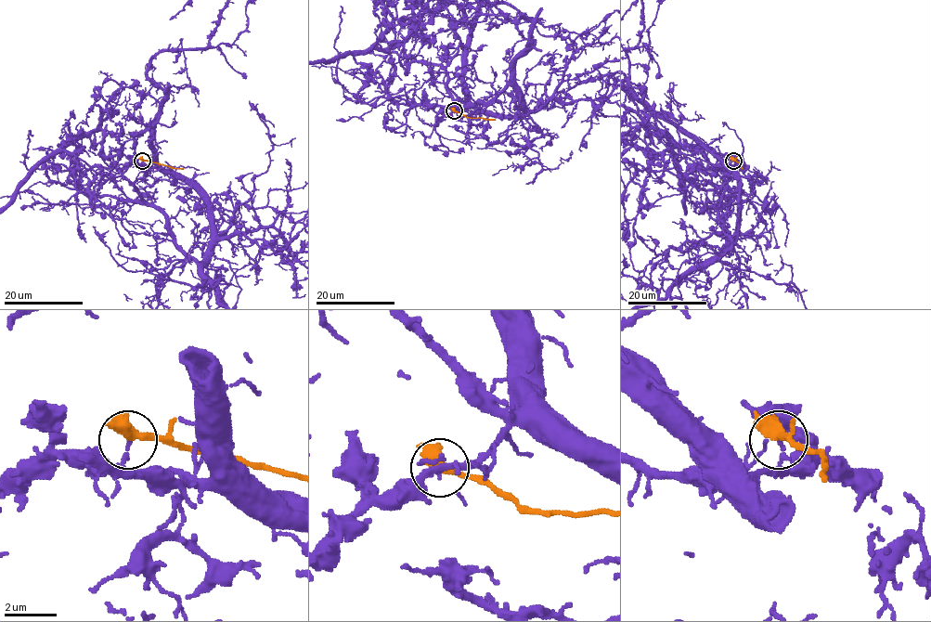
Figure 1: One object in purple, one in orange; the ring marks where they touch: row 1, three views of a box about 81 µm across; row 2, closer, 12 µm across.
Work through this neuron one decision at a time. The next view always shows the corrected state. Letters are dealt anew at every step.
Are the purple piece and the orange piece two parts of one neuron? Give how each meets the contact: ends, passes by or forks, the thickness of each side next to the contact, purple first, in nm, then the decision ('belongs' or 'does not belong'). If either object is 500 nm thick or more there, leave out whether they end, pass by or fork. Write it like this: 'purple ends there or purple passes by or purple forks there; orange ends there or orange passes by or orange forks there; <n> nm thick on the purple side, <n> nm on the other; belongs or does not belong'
purple ends there; orange forks there; 160 nm thick on the purple side, 320 nm on the other; does not belong

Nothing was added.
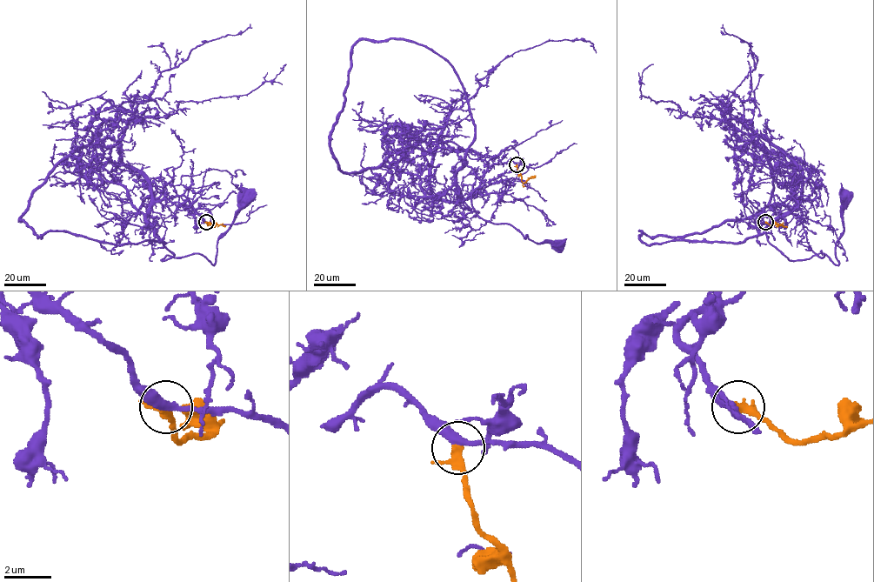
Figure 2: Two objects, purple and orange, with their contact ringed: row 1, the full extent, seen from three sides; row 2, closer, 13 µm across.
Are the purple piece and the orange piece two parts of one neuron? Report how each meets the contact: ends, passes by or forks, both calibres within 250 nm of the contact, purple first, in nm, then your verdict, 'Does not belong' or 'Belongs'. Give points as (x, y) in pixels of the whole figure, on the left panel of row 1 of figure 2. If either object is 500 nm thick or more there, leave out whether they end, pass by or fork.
At the ring purple passes by. At the ring orange passes by. Thickness 340 nm (purple) against 280 nm. Belongs

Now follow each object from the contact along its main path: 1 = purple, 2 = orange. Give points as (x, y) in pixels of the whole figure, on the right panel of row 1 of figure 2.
1: (764, 223), (766, 206), (795, 199), (766, 228), (768, 241), (790, 260), (824, 253), (837, 264), (847, 197)
2: (765, 223), (783, 225), (776, 226)

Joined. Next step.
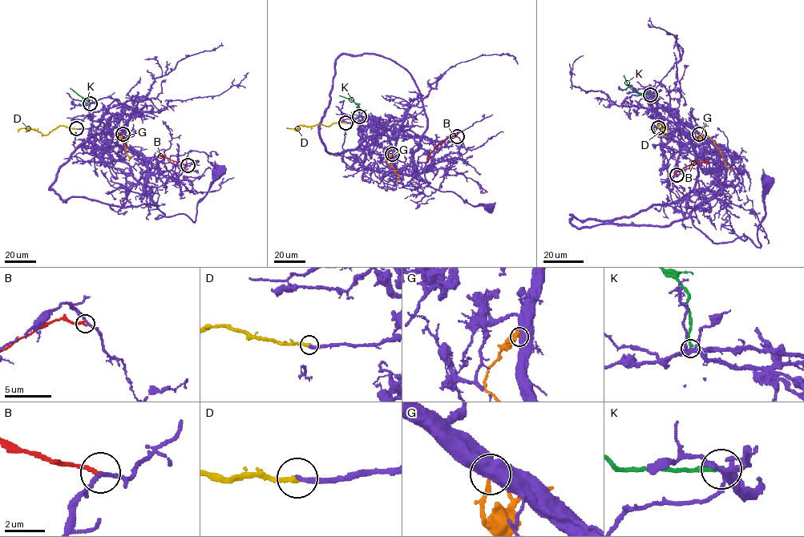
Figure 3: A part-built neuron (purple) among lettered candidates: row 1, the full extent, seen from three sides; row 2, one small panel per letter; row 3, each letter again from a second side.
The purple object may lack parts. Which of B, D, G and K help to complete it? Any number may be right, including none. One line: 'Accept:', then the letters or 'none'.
Accept: D

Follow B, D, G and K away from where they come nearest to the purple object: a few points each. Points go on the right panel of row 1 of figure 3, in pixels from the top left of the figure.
B: (676, 174), (678, 170), (696, 162), (709, 160)
D: (658, 127), (662, 123), (660, 132), (663, 135), (661, 128), (665, 129), (665, 127), (664, 131)
G: (699, 134), (698, 139), (702, 136), (710, 137), (719, 150), (726, 166), (735, 167)
K: (650, 94), (635, 92), (628, 85), (624, 75)

